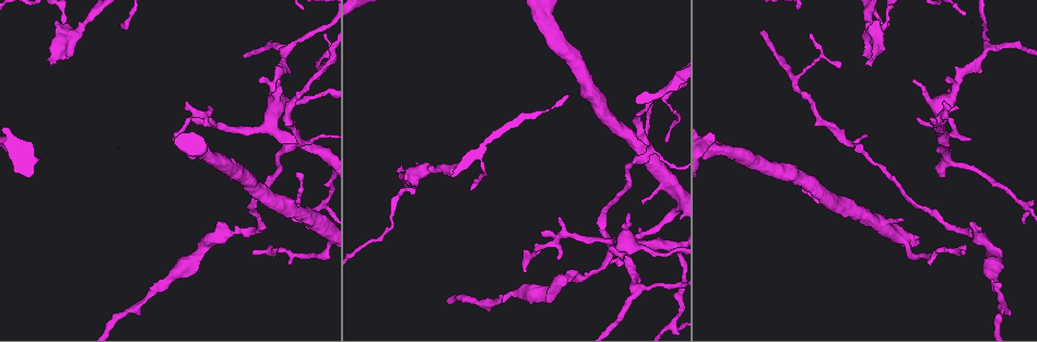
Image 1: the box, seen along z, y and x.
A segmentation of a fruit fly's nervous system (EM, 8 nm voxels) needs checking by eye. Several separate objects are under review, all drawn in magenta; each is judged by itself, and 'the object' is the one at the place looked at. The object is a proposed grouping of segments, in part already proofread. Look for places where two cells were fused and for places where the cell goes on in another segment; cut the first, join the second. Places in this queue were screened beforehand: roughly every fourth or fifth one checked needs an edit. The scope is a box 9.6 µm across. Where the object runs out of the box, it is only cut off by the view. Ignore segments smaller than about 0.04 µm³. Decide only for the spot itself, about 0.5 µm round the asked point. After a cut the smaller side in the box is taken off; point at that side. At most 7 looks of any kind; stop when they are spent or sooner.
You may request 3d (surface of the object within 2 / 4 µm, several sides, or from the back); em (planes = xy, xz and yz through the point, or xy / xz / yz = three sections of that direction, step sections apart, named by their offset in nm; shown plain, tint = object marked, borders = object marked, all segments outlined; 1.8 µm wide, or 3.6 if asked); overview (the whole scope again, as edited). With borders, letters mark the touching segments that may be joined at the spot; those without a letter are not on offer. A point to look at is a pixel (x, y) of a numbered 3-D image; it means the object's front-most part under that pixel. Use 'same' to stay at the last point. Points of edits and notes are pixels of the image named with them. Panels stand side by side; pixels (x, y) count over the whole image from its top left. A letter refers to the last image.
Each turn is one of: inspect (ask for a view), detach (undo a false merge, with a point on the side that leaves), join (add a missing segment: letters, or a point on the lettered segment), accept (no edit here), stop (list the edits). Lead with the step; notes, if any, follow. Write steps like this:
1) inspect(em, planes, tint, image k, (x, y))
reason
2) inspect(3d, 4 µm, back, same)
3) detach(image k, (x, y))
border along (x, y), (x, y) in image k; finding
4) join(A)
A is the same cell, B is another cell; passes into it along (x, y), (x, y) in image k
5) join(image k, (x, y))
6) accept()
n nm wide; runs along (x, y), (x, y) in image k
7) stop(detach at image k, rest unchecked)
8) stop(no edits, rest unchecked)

inspect(3d, 2 µm, image 1, (853, 146))

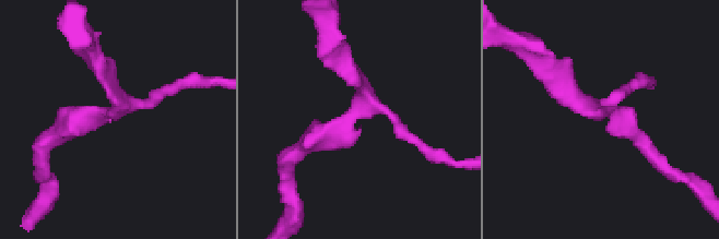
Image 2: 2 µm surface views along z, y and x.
inspect(em, yz, step 16, plain, image 2, (115, 109))
3 arms

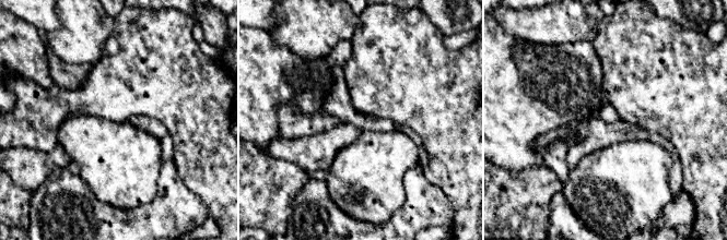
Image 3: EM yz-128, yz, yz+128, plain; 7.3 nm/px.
inspect(em, yz, step 16, borders, same)

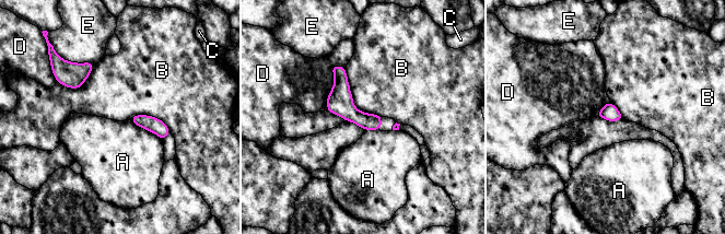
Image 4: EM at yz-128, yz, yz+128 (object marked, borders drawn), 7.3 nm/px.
accept()
A, B, C, D and E are other cells; runs along (335, 69), (340, 100), (376, 127) in image 4; one cell here

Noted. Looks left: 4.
inspect(em, planes, tint, image 1, (993, 280))
thick turns thin

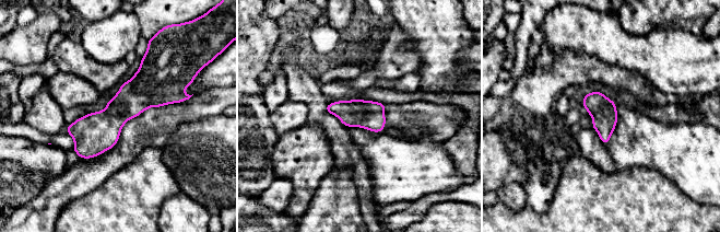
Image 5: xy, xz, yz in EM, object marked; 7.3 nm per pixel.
inspect(em, planes, borders, same)

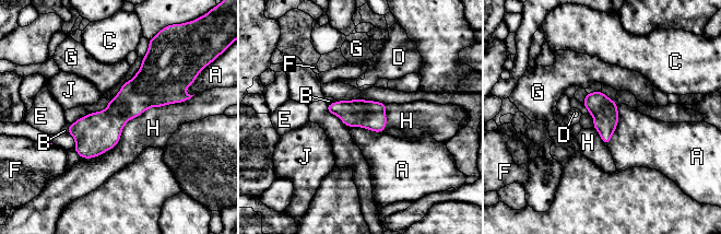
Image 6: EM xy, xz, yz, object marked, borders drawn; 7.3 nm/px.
accept()
H touches over 900 nm; A, B, C, D, E, F, G, H and J are other cells; border along (616, 105), (618, 121), (607, 145) in image 6; one cell here

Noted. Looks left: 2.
inspect(em, planes, tint, image 1, (524, 270))
branch stops here

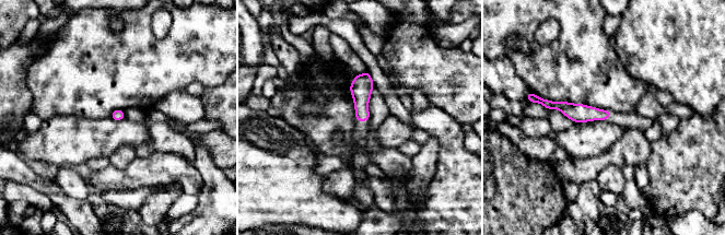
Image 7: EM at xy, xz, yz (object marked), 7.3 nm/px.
inspect(em, planes, borders, same)
what lies round it

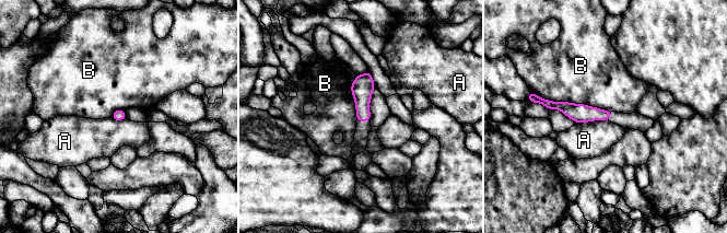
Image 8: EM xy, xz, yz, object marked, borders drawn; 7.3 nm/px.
accept()
B touches over 600 nm; A and B are other cells; none of them fits

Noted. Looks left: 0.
stop(no edits, rest unchecked)

